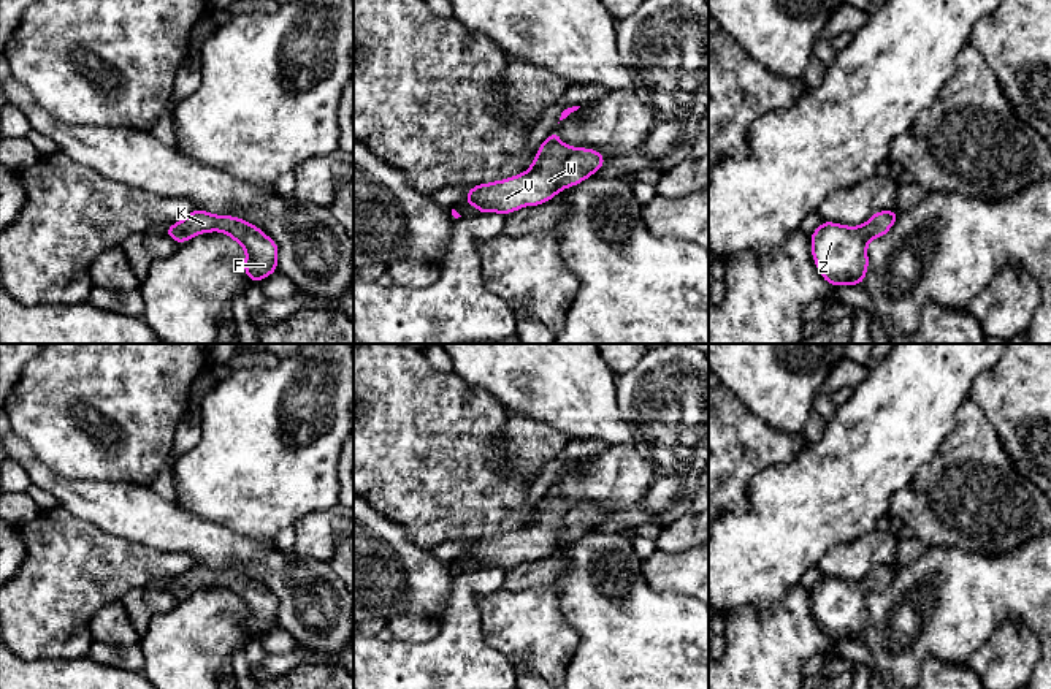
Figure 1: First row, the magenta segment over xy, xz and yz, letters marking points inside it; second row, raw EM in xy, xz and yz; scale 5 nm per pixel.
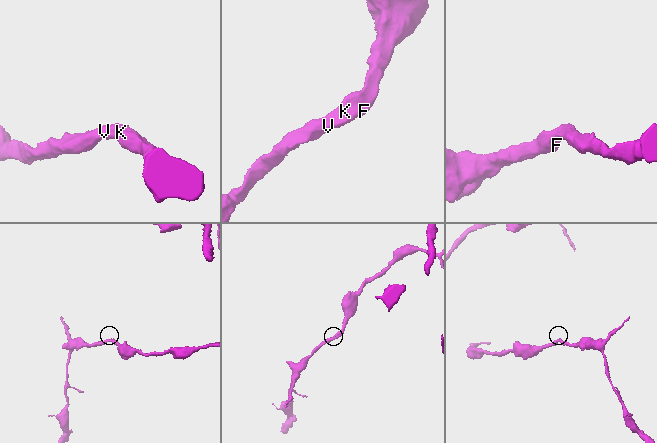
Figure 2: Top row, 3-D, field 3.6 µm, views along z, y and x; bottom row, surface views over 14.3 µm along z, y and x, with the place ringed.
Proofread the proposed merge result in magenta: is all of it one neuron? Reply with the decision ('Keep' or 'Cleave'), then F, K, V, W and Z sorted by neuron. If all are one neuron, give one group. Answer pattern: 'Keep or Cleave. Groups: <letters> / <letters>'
Keep. Groups: F K V W Z

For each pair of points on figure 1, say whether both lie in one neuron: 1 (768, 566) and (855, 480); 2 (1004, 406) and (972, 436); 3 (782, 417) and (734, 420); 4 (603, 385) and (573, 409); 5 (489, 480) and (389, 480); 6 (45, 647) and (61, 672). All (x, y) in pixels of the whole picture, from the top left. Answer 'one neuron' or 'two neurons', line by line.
1: one neuron
2: two neurons
3: two neurons
4: one neuron
5: one neuron
6: two neurons

